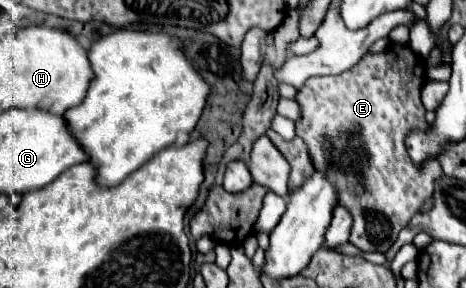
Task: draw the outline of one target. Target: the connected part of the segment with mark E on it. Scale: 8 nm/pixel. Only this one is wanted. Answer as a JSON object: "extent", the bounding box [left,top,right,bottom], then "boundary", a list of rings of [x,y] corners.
{"extent":[295,42,441,252],"boundary":[[[389,42],[383,52],[367,54],[353,68],[327,78],[309,78],[297,92],[295,100],[301,106],[301,118],[295,120],[297,136],[307,144],[311,162],[317,172],[323,172],[335,188],[339,188],[339,206],[347,208],[353,218],[349,242],[361,250],[385,252],[397,238],[399,230],[409,224],[415,212],[421,210],[425,200],[433,194],[433,180],[441,176],[437,160],[415,168],[407,160],[407,148],[403,148],[403,136],[411,128],[427,128],[425,108],[421,102],[421,88],[425,84],[425,62],[407,44]]]}

